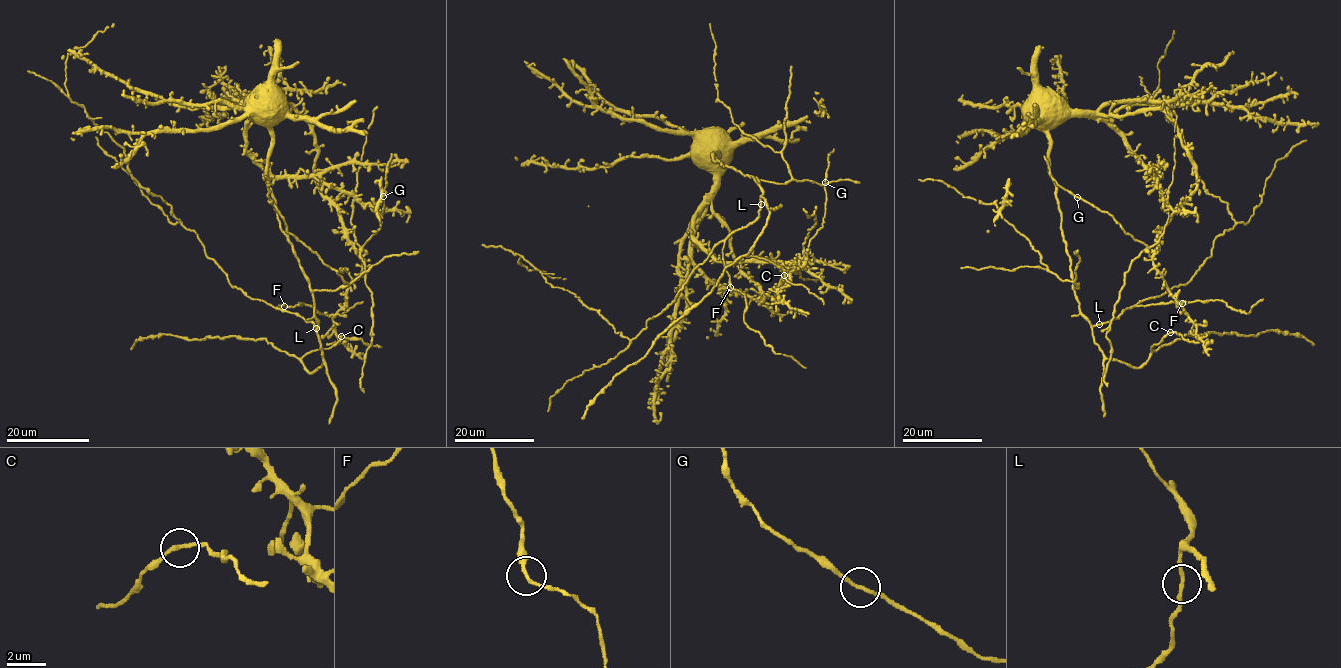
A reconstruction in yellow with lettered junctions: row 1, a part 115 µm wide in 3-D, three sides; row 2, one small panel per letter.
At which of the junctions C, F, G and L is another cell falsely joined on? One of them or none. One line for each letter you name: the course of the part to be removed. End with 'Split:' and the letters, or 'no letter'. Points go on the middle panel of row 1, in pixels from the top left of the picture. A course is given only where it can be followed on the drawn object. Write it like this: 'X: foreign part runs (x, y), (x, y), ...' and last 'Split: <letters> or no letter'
C: foreign part runs (784, 275), (791, 283), (803, 284), (823, 304)
Split: C

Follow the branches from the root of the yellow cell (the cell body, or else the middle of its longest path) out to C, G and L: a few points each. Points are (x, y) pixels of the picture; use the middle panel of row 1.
C: (705, 132), (718, 152), (715, 160), (758, 181), (769, 216), (746, 255), (779, 266), (784, 275)
G: (705, 132), (714, 187), (694, 237), (721, 261), (775, 262), (796, 274), (822, 227), (825, 182)
L: (705, 132), (706, 139), (718, 152), (714, 155), (715, 160), (758, 181), (762, 192), (760, 204)

